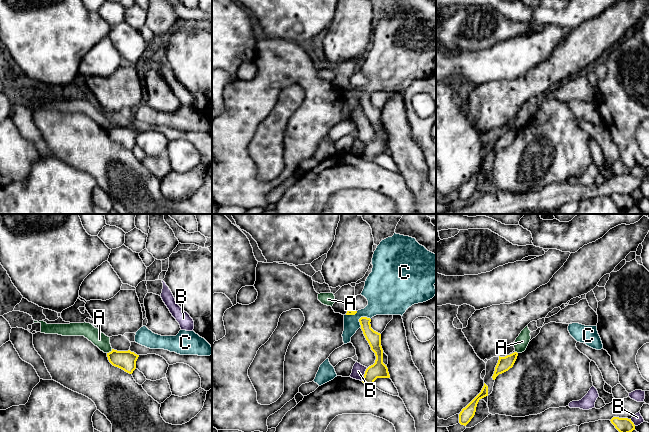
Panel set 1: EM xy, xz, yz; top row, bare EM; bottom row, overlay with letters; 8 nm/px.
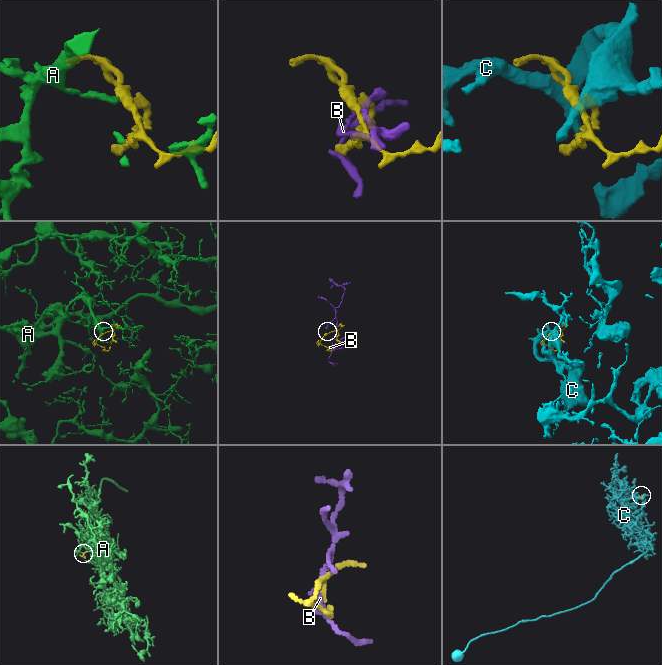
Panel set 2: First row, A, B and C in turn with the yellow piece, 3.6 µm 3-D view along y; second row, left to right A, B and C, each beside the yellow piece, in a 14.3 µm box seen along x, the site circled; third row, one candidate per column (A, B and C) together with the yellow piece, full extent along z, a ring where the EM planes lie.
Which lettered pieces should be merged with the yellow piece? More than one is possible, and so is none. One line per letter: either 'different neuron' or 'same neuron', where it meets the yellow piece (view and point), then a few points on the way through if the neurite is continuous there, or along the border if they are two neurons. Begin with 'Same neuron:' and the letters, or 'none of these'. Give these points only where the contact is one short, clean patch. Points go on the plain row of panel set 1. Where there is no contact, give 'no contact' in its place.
Same neuron: none of these
A: different neuron | xy (109, 128) | along xy (112, 125), (107, 129)
B: different neuron | xz (364, 150)
C: different neuron | xz (360, 94) | along xz (370, 94), (361, 93), (359, 95), (360, 103)

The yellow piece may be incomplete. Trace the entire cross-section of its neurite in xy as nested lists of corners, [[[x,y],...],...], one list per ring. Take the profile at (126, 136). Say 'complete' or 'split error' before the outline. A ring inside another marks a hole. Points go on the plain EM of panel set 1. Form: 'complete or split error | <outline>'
complete | [[[112,125],[111,128],[107,129],[107,133],[113,142],[120,144],[129,150],[132,150],[136,145],[136,137],[139,131],[131,128],[130,126],[117,127]]]

